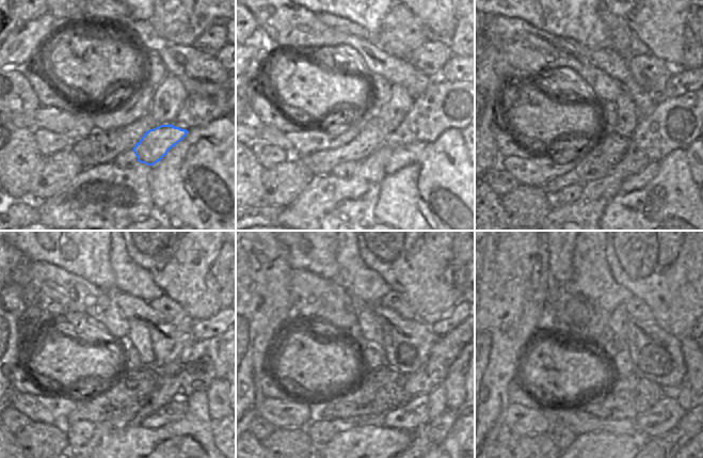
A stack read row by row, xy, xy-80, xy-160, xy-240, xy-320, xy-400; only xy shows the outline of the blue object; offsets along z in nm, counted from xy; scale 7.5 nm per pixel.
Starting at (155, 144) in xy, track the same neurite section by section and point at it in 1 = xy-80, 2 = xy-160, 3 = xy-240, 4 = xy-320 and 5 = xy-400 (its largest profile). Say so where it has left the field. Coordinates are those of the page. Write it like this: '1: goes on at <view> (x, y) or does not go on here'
1: goes on at xy-80 (402, 156)
2: goes on at xy-160 (659, 158)
3: goes on at xy-240 (160, 419)
4: goes on at xy-320 (410, 417)
5: goes on at xy-400 (662, 415)

